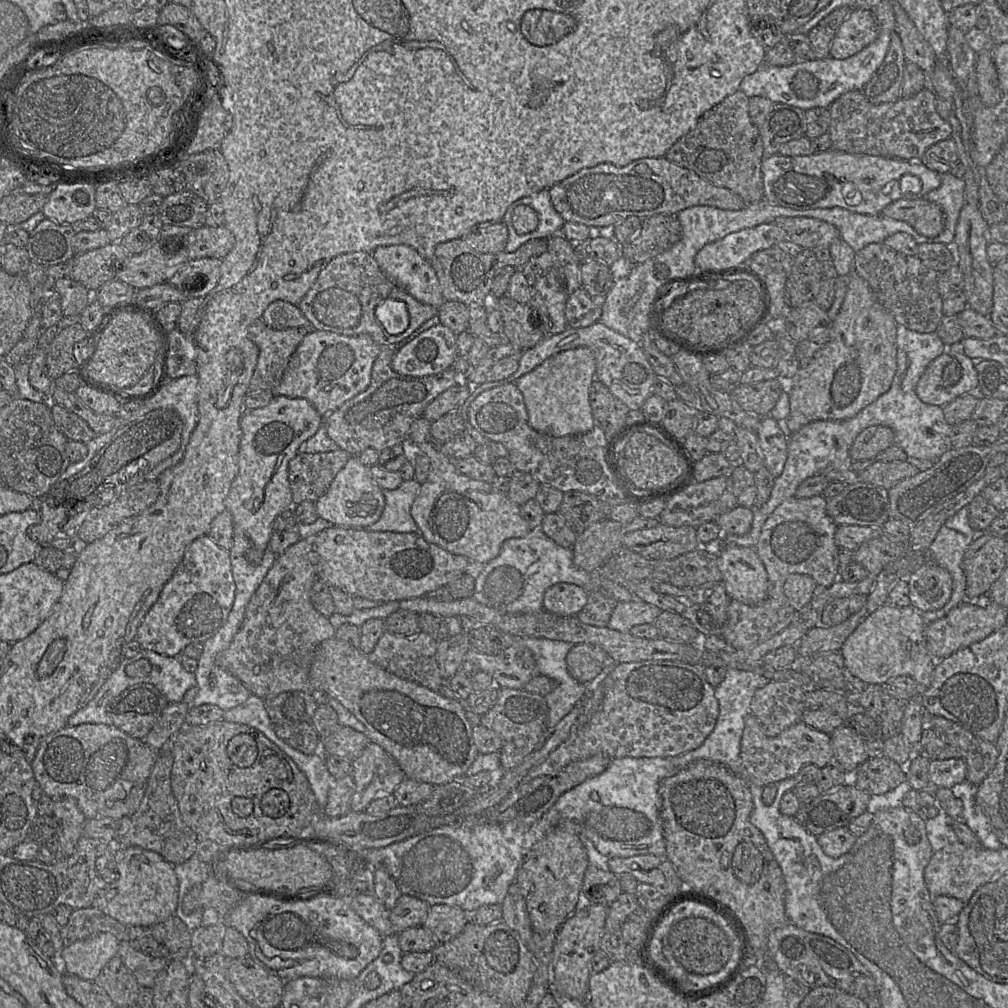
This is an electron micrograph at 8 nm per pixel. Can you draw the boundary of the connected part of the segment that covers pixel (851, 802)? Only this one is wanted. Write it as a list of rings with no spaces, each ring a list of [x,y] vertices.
[[[846,784],[833,791],[821,792],[809,803],[801,803],[793,816],[796,821],[814,836],[847,827],[867,810],[871,795]]]

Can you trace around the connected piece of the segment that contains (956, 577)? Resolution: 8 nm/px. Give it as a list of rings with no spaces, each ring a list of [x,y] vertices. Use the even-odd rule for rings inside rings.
[[[967,507],[962,508],[952,517],[948,518],[946,522],[943,524],[943,526],[940,528],[935,539],[931,543],[928,551],[932,561],[937,565],[943,567],[950,573],[953,580],[953,591],[952,591],[950,600],[941,609],[921,612],[922,617],[926,623],[929,623],[944,617],[945,615],[948,614],[948,612],[951,609],[960,605],[964,601],[968,601],[965,595],[966,578],[962,568],[962,562],[963,562],[963,557],[967,548],[981,534],[983,534],[983,532],[977,532],[974,529],[972,529],[971,526],[969,525]]]

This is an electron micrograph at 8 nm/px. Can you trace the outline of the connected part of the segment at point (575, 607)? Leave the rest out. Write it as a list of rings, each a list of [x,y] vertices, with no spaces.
[[[570,583],[549,587],[543,597],[543,609],[558,616],[576,616],[586,605],[588,592]]]

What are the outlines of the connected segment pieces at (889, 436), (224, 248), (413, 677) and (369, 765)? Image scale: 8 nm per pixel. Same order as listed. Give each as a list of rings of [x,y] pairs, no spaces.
[[[871,426],[855,438],[849,454],[854,460],[867,460],[894,445],[894,431],[886,426]]]
[[[205,225],[192,228],[192,231],[179,242],[178,248],[185,248],[191,260],[204,257],[223,259],[234,244],[233,234],[224,226]]]
[[[386,631],[367,657],[372,663],[400,678],[413,681],[438,692],[440,688],[448,685],[449,679],[445,679],[441,675],[436,661],[437,645],[438,640],[428,633],[420,632],[415,637],[407,637]]]
[[[372,741],[352,764],[355,792],[350,809],[353,812],[363,812],[375,798],[393,794],[396,787],[406,779],[394,758]]]

